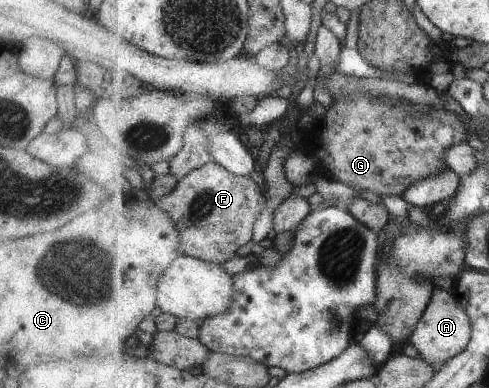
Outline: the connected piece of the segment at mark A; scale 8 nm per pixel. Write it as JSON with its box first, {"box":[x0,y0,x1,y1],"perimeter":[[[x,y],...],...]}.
{"box":[408,286,473,367],"perimeter":[[[436,286],[429,306],[425,309],[423,318],[408,342],[429,364],[438,367],[461,354],[469,346],[472,338],[473,324],[472,319],[469,318],[468,308],[449,290]]]}

